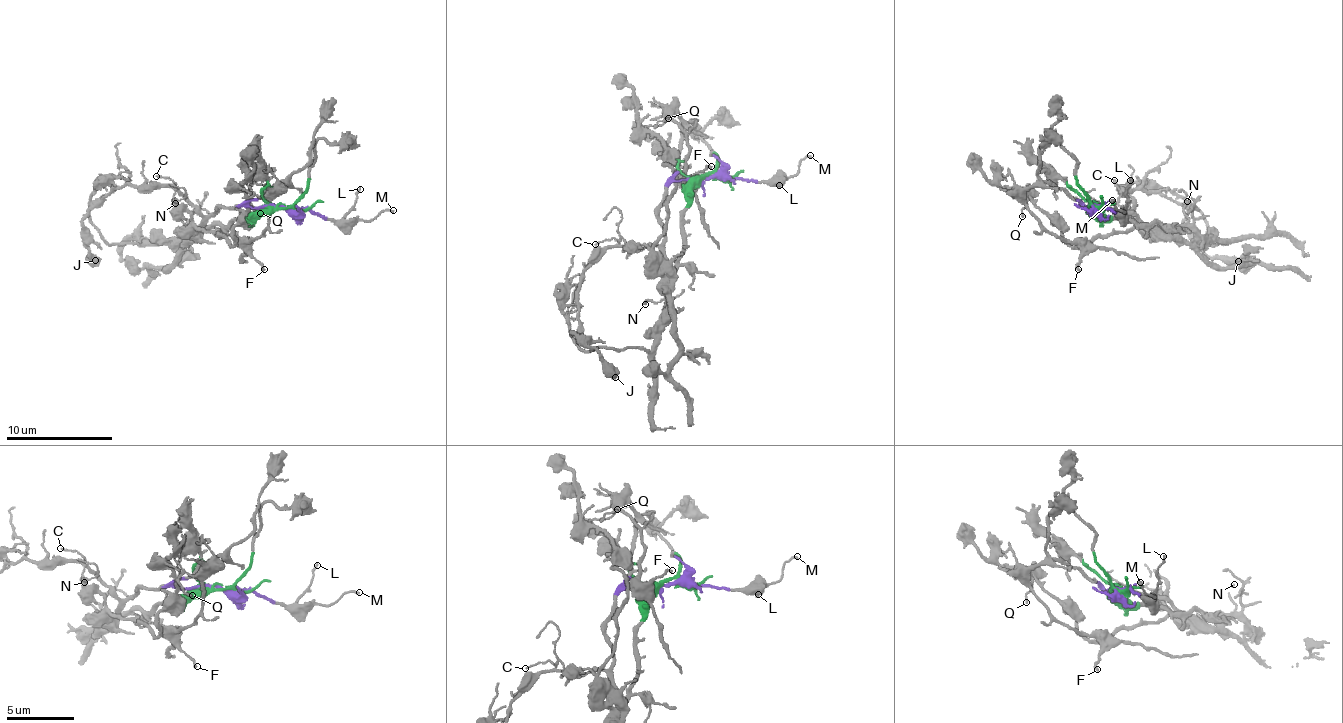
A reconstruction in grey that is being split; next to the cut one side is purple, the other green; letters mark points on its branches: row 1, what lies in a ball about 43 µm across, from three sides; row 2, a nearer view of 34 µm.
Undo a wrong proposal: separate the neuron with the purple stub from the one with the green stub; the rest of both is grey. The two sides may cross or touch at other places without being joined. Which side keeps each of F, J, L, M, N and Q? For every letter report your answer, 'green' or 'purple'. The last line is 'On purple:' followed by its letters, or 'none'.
F: purple
J: purple
L: purple
M: purple
N: green
Q: purple
On purple: F, J, L, M, Q

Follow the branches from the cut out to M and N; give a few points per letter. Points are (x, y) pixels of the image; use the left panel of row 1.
M: (284, 207), (314, 210), (328, 219), (373, 219), (392, 211)
N: (284, 204), (270, 204), (256, 215), (227, 226), (214, 224), (196, 231), (180, 221), (173, 210), (174, 202)

